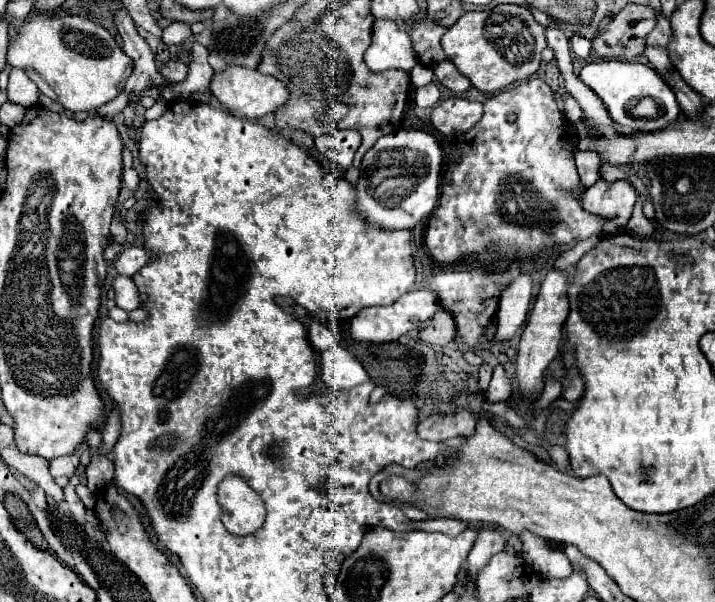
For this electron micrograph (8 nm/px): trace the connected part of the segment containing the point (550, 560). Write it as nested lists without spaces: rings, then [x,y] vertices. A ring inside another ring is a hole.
[[[529,532],[519,534],[519,538],[523,544],[523,556],[537,574],[545,574],[547,578],[567,578],[573,572],[569,558],[547,540],[541,540]]]

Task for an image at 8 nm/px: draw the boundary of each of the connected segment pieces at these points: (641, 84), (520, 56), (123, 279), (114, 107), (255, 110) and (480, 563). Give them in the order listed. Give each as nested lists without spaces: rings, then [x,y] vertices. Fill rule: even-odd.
[[[595,60],[595,62],[587,62],[581,68],[579,78],[605,102],[609,116],[613,118],[613,122],[621,126],[621,130],[659,130],[659,128],[669,126],[681,112],[671,88],[663,82],[663,78],[653,68],[645,64],[637,64],[637,62],[631,64],[631,62],[621,62],[621,60]],[[643,98],[655,100],[657,104],[655,118],[639,118],[629,112],[627,104],[633,100],[643,100]]]
[[[499,4],[495,6],[493,12],[485,12],[485,10],[475,10],[475,12],[467,12],[463,14],[443,36],[441,46],[445,50],[445,54],[449,56],[449,60],[461,70],[463,76],[467,76],[471,80],[471,84],[481,90],[483,94],[493,94],[513,82],[525,80],[529,76],[533,76],[539,66],[541,66],[541,52],[545,50],[545,28],[533,18],[531,10],[527,6],[513,6],[513,4]]]
[[[115,276],[113,280],[113,290],[115,290],[115,304],[127,312],[139,308],[139,292],[133,284],[131,278],[127,276]]]
[[[123,91],[116,98],[103,105],[97,110],[97,114],[102,117],[114,116],[127,106],[128,95]]]
[[[237,64],[227,66],[223,72],[215,72],[213,78],[211,78],[211,84],[209,84],[209,92],[227,110],[231,110],[235,114],[241,114],[245,118],[253,118],[253,120],[273,112],[275,108],[285,104],[287,98],[289,98],[289,90],[287,90],[287,86],[281,80],[257,72],[257,68],[255,70],[253,68],[241,68]]]
[[[481,528],[479,536],[467,556],[469,574],[475,578],[477,572],[489,562],[489,558],[505,548],[505,536],[495,528]]]

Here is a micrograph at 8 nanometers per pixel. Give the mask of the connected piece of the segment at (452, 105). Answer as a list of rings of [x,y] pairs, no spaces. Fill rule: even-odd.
[[[449,98],[431,110],[431,122],[445,136],[462,136],[483,116],[483,104],[465,98]]]

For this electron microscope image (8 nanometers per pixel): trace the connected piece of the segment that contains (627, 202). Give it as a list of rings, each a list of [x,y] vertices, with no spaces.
[[[597,180],[581,196],[581,206],[589,214],[597,214],[605,218],[607,224],[603,224],[603,234],[615,234],[623,230],[633,214],[635,202],[637,202],[637,194],[633,186],[625,180],[617,180],[613,184],[605,180]]]

